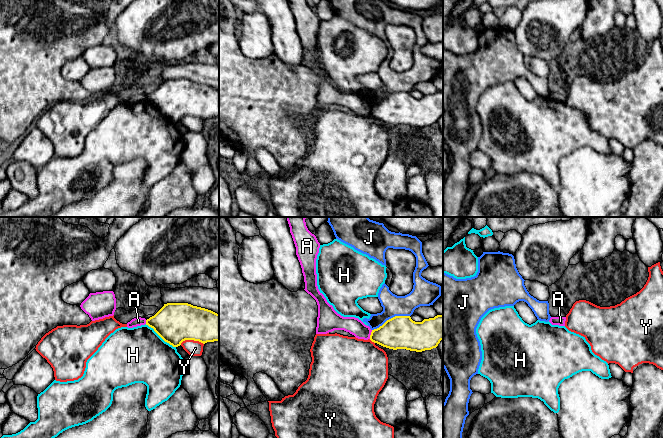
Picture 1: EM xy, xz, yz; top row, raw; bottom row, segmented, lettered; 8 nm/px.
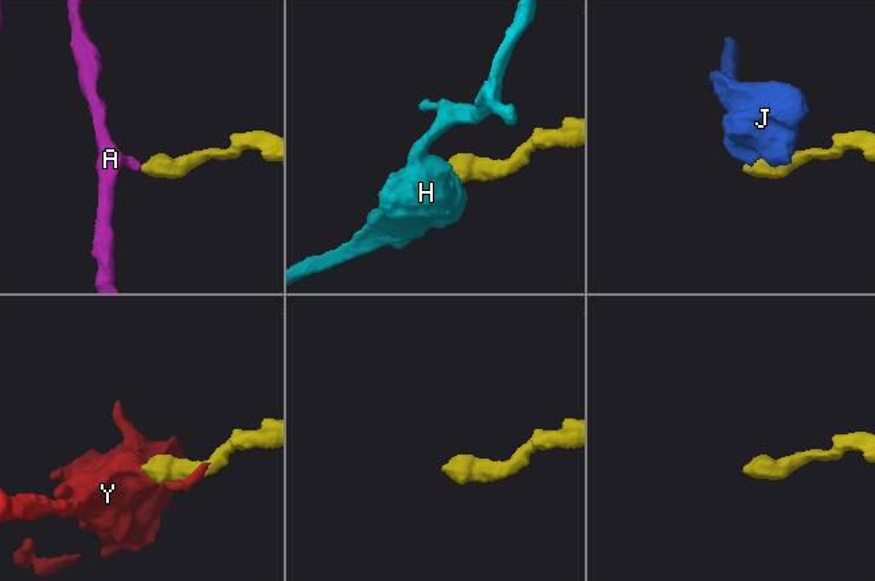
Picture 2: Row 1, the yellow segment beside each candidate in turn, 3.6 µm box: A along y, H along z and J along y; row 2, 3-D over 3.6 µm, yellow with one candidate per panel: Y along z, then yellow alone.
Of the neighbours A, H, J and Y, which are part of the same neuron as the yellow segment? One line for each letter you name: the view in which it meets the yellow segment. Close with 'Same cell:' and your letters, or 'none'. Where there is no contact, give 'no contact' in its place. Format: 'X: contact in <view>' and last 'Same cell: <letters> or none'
Same cell: none

